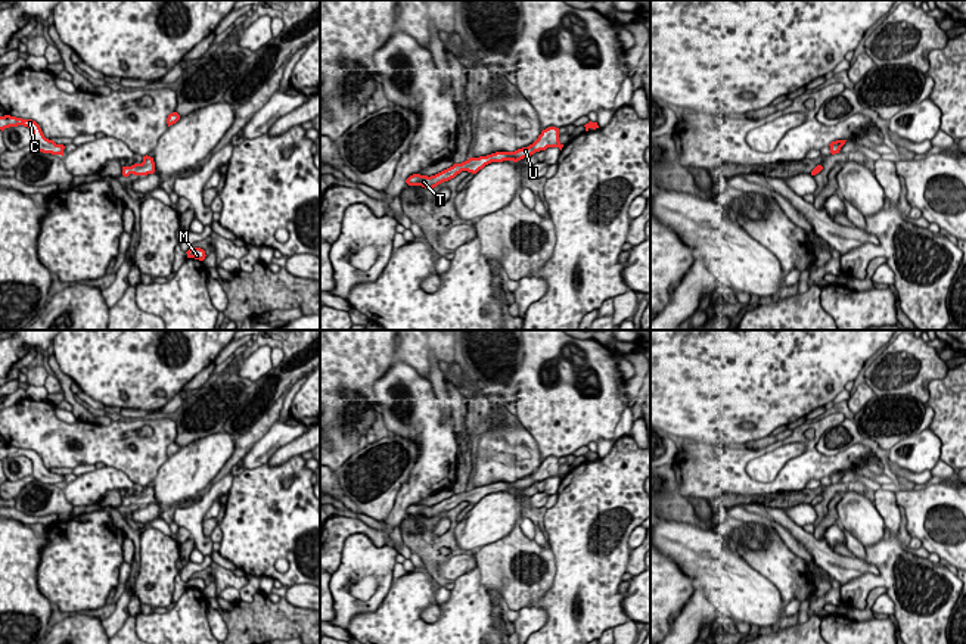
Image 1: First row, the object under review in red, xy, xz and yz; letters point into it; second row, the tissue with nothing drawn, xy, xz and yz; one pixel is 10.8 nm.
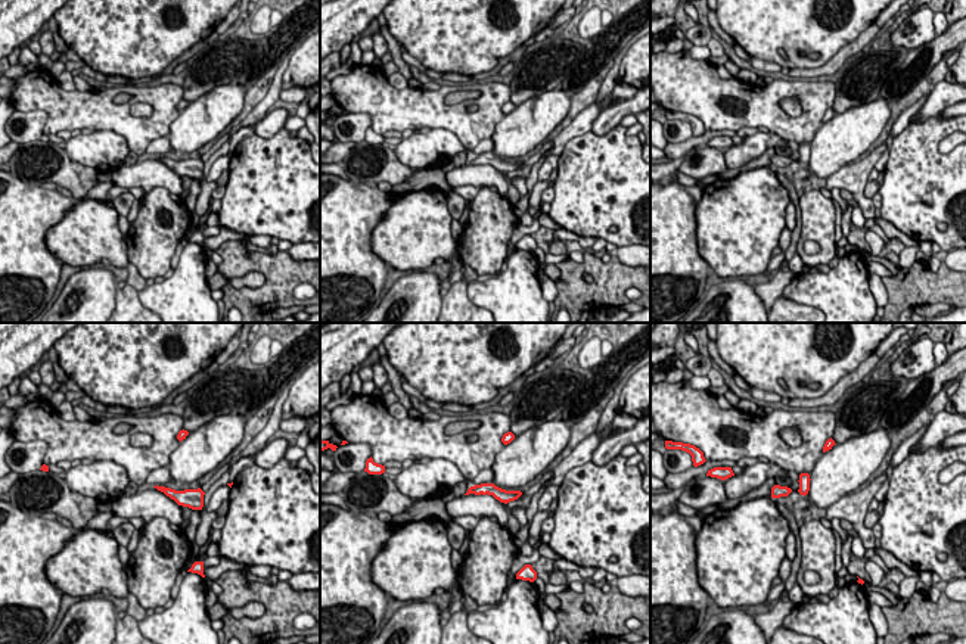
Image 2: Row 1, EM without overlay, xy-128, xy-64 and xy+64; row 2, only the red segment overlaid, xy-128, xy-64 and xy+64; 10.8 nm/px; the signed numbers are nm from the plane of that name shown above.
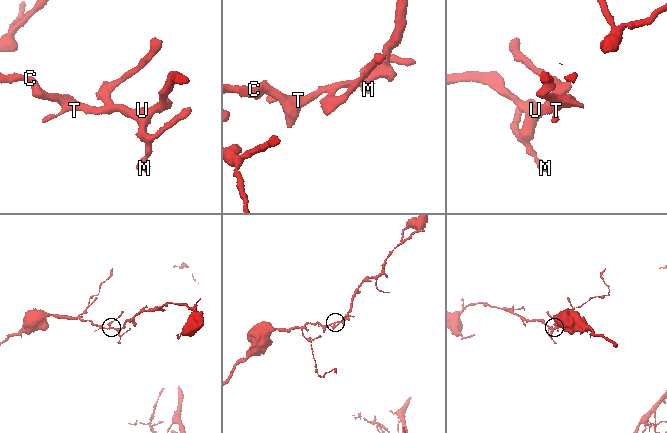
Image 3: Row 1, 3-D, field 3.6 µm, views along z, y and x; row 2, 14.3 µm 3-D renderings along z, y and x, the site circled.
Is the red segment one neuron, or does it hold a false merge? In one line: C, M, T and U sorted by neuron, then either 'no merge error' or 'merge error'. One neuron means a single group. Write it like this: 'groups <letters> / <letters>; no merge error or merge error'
groups C M T U; no merge error

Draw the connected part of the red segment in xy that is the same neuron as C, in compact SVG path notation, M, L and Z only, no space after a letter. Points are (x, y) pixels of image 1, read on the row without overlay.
M10 445L0 447L0 460L9 457L18 457L24 455L28 457L32 461L32 477L43 483L52 483L52 485L62 485L63 486L63 475L56 475L53 470L49 470L44 467L40 455L32 449L22 449Z

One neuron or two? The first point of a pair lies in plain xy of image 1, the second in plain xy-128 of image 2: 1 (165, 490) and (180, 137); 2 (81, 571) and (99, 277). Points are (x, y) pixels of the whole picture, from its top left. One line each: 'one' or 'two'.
1: one
2: two

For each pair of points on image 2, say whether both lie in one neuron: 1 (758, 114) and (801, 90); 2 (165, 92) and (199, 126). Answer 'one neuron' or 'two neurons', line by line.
1: one neuron
2: two neurons

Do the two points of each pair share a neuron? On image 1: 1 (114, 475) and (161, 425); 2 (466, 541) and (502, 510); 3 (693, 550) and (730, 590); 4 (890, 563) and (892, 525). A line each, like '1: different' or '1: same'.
1: different
2: same
3: same
4: same

